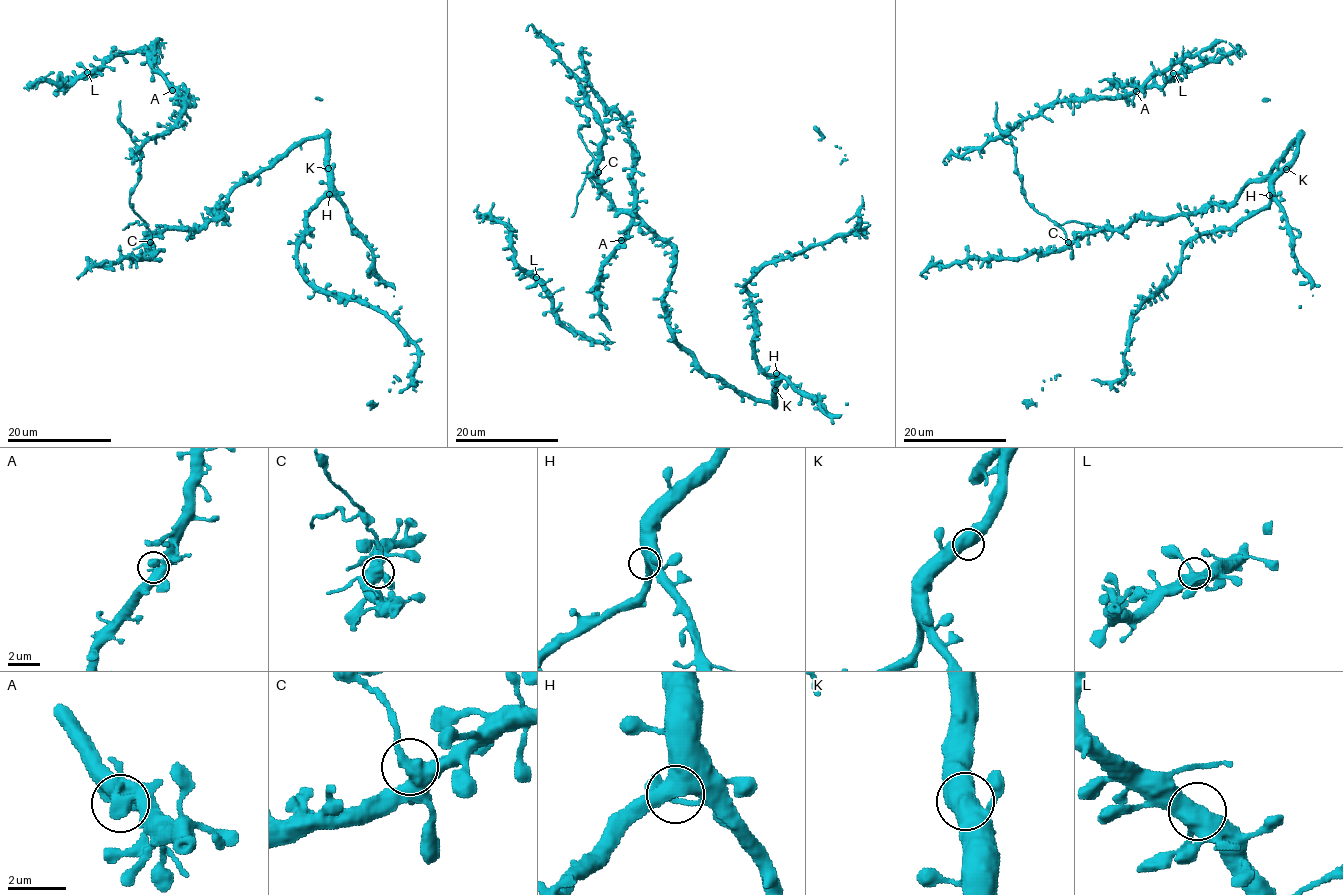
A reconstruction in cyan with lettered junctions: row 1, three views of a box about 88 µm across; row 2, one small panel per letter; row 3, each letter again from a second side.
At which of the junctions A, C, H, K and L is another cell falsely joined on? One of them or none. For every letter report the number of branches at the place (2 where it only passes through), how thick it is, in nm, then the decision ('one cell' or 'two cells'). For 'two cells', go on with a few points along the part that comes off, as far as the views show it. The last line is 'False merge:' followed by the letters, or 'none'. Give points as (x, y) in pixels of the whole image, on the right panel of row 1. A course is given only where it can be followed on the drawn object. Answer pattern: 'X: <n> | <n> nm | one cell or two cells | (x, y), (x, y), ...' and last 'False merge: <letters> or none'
A: 2 | 480 nm | one cell
C: 2 | 550 nm | two cells | (1068, 241), (1062, 230), (1027, 201), (1015, 162), (1015, 148), (996, 122), (996, 101)
H: 2 | 550 nm | one cell
K: 2 | 600 nm | one cell
L: 3 | 480 nm | one cell
False merge: C

